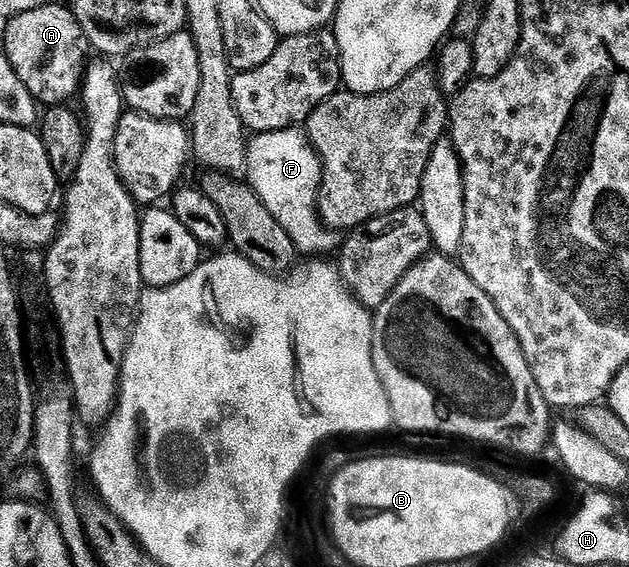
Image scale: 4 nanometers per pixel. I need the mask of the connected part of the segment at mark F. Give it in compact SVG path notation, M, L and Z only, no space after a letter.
M302 126L289 127L287 130L256 132L247 143L248 161L245 175L248 186L258 195L262 203L283 227L298 254L303 257L313 257L315 253L336 252L343 243L340 232L325 226L318 212L318 196L323 179L323 164L319 154L310 144L306 128Z

